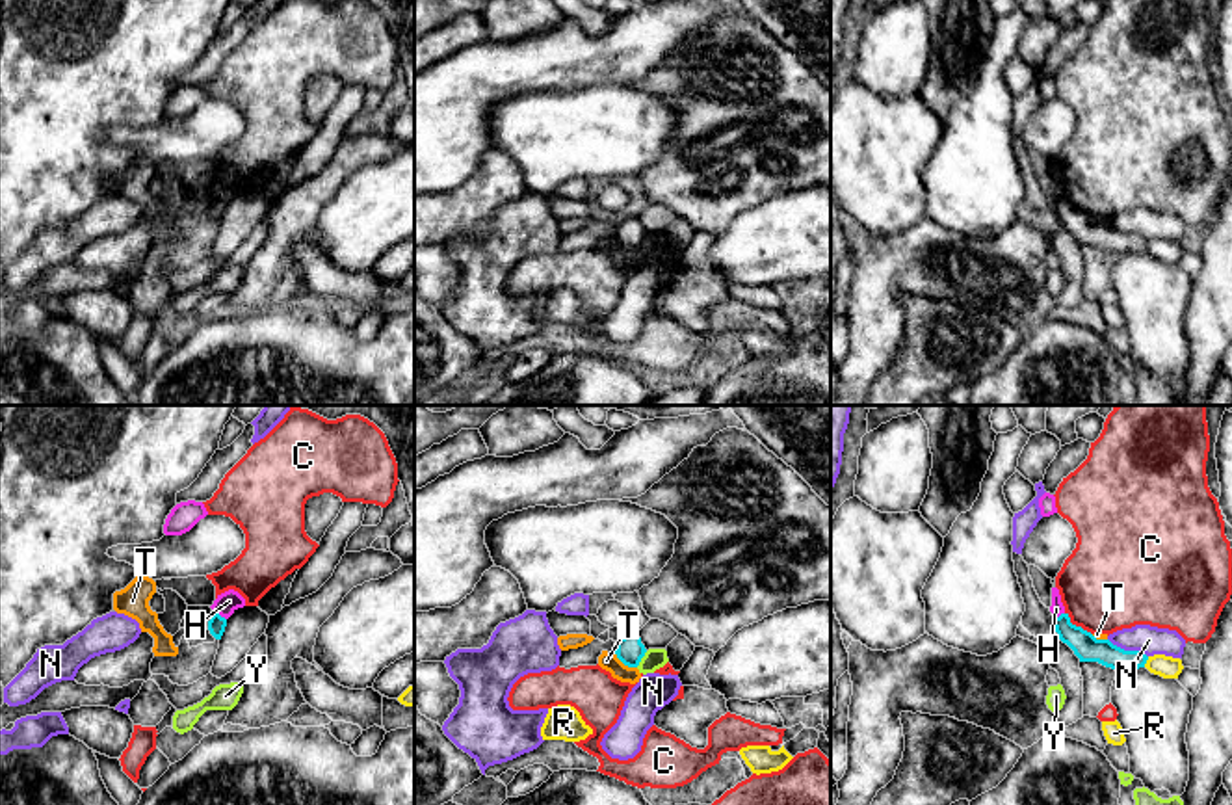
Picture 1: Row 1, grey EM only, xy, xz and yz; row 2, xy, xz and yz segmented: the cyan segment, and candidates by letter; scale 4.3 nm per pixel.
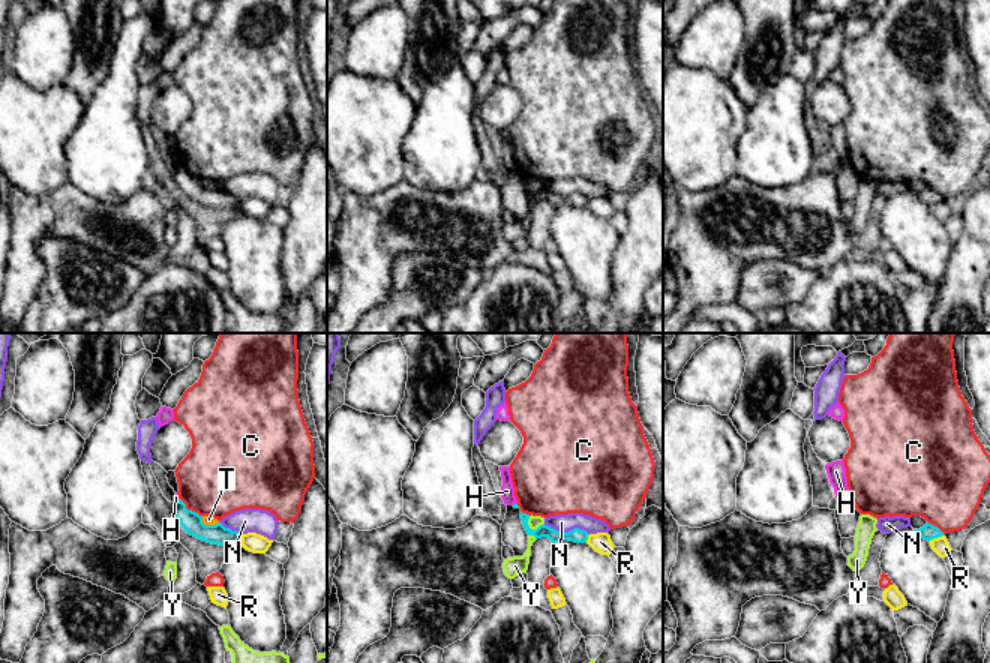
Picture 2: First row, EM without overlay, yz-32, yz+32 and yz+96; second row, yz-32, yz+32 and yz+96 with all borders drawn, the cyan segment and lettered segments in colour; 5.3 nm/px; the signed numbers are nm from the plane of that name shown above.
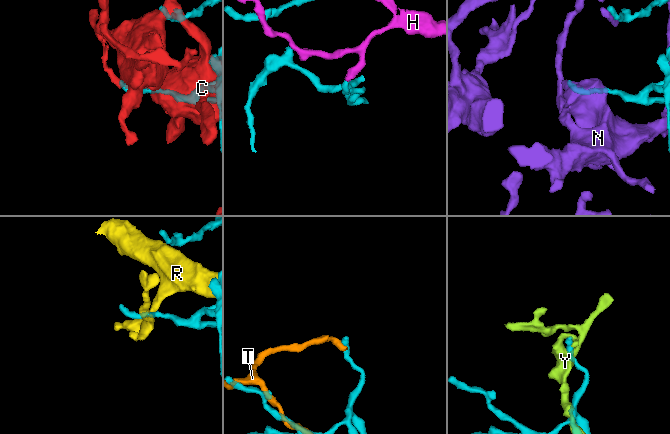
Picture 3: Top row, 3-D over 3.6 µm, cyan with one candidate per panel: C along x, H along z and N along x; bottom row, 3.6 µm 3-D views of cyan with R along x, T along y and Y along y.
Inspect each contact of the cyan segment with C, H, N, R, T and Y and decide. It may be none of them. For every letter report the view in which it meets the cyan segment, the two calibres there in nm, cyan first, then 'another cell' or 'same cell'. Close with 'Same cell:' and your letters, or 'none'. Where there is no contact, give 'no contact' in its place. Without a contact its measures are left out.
C: meets cyan in yz; 110 nm thick on the cyan side, 420 nm on the other; another cell
H: meets cyan in xy; 80 nm thick on the cyan side, 90 nm on the other; another cell
N: meets cyan in yz; 110 nm thick on the cyan side, 130 nm on the other; another cell
R: meets cyan in yz; 110 nm thick on the cyan side, 100 nm on the other; another cell
T: meets cyan in xz; 120 nm thick on the cyan side, 80 nm on the other; another cell
Y: meets cyan in xz; 120 nm thick on the cyan side, 90 nm on the other; another cell
Same cell: none

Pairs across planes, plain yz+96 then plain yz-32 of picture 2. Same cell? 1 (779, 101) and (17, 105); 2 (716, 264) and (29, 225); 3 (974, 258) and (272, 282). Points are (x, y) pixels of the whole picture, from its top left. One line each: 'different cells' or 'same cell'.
1: different cells
2: same cell
3: different cells

